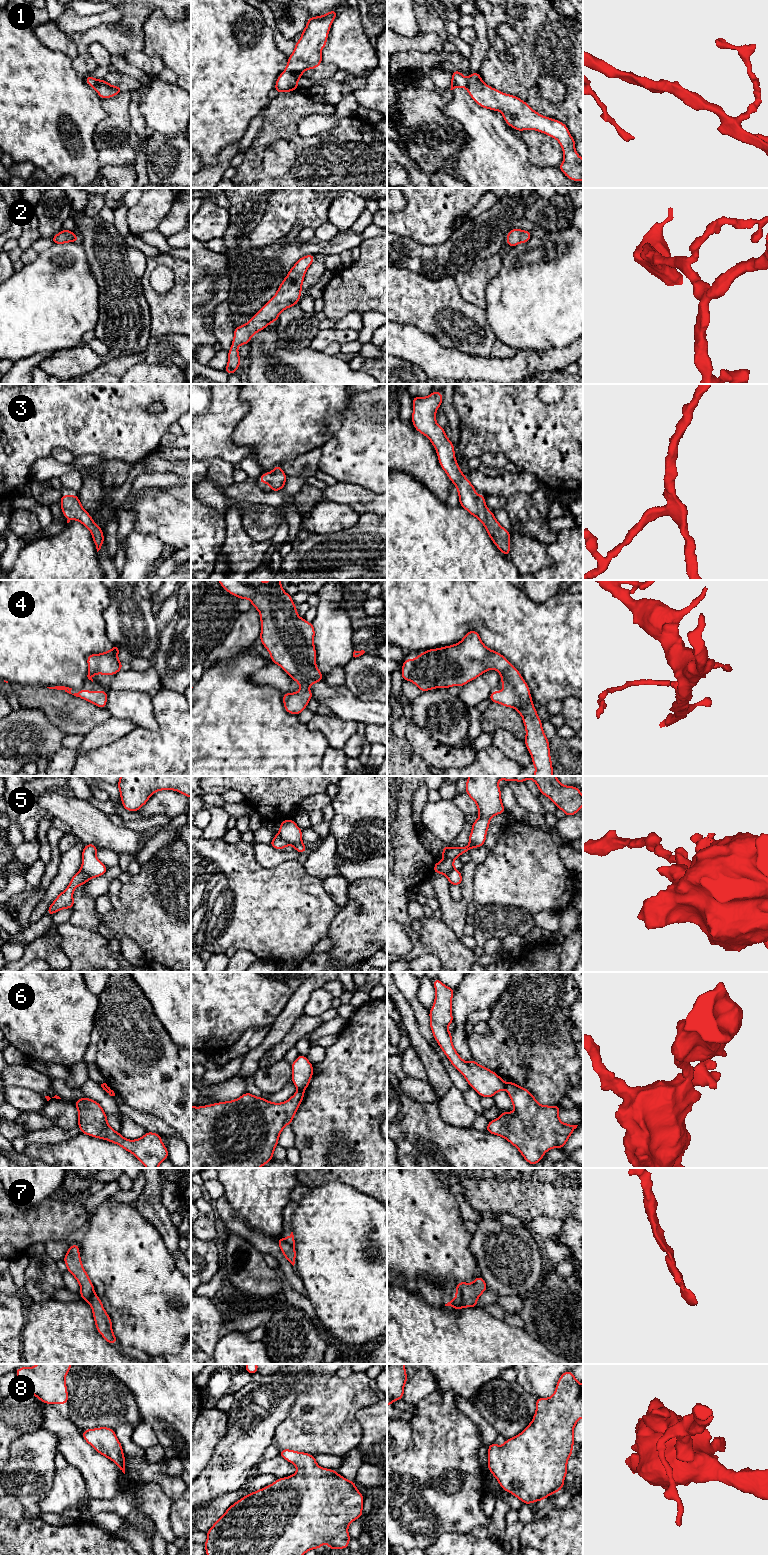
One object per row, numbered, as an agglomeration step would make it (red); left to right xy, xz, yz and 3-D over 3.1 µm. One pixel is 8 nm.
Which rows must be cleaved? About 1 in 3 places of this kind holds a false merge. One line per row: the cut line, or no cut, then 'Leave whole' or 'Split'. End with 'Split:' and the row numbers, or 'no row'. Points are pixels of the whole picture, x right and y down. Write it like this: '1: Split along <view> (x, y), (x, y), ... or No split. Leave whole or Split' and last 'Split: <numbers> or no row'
1: No split. Leave whole
2: No split. Leave whole
3: No split. Leave whole
4: No split. Leave whole
5: Split along xz (276, 834), (291, 843), (301, 842). Split
6: Split along xz (298, 1089), (303, 1091). Split
7: Split along yz (457, 1288), (464, 1306). Split
8: No split. Leave whole
Split: 5, 6, 7

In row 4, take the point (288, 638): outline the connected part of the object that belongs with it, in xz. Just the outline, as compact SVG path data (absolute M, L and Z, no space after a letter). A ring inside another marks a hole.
M218 580L220 585L230 594L239 599L249 599L252 607L260 613L261 634L260 640L271 655L271 662L279 665L293 680L300 685L300 690L295 693L284 693L283 704L286 712L299 715L308 705L313 693L308 689L309 686L323 680L321 671L316 666L316 649L314 646L315 630L312 623L298 616L297 608L293 603L292 596L288 595L281 587L282 580L272 582L268 580L264 584L261 580Z

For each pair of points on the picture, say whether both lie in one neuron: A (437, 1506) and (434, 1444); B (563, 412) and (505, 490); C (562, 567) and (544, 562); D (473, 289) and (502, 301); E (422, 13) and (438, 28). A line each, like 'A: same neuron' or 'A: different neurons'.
A: same neuron
B: different neurons
C: different neurons
D: different neurons
E: same neuron

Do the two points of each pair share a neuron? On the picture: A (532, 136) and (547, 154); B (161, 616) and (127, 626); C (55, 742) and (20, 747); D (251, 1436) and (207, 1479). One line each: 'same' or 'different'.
A: same
B: different
C: same
D: same

